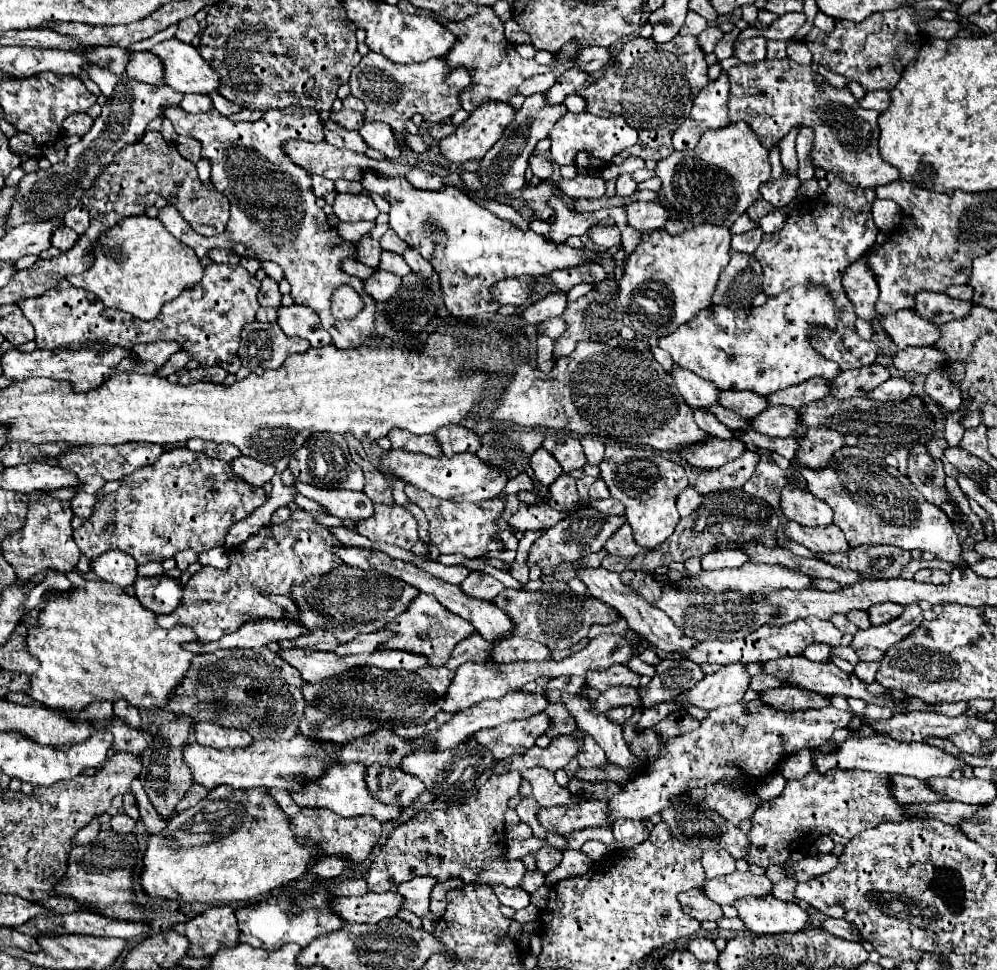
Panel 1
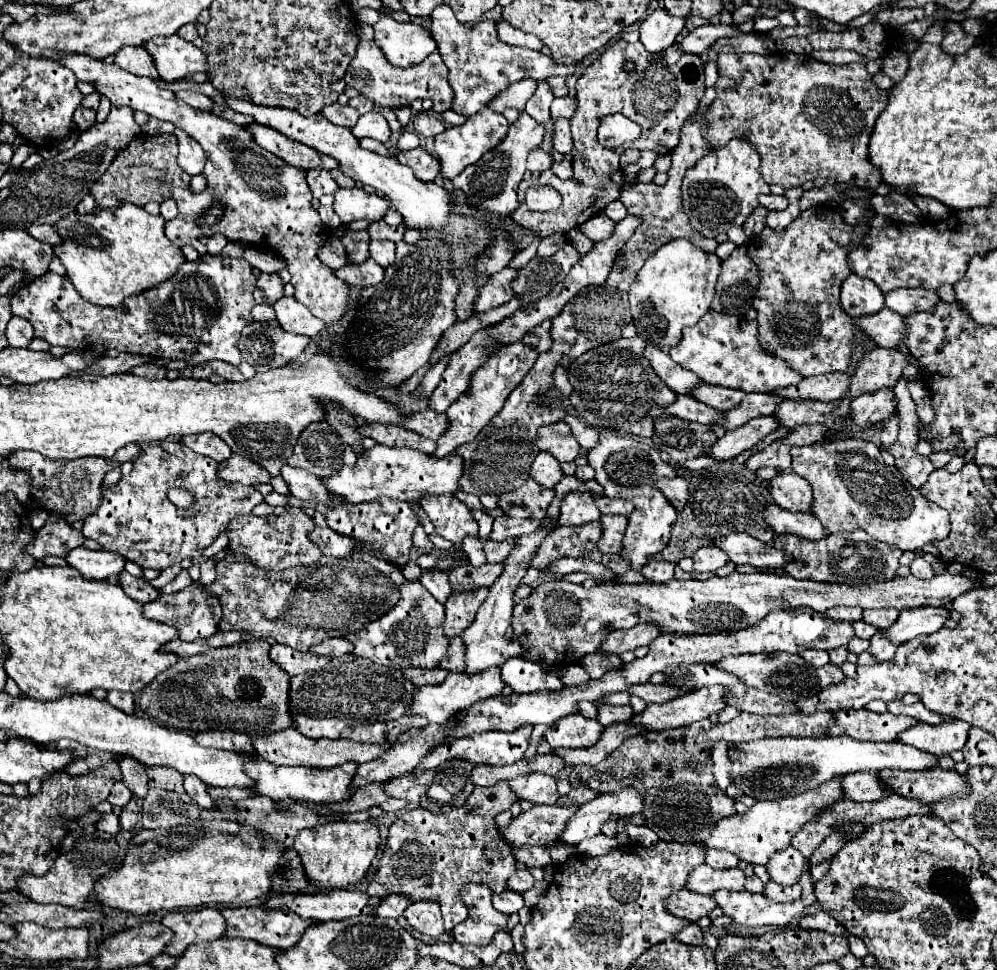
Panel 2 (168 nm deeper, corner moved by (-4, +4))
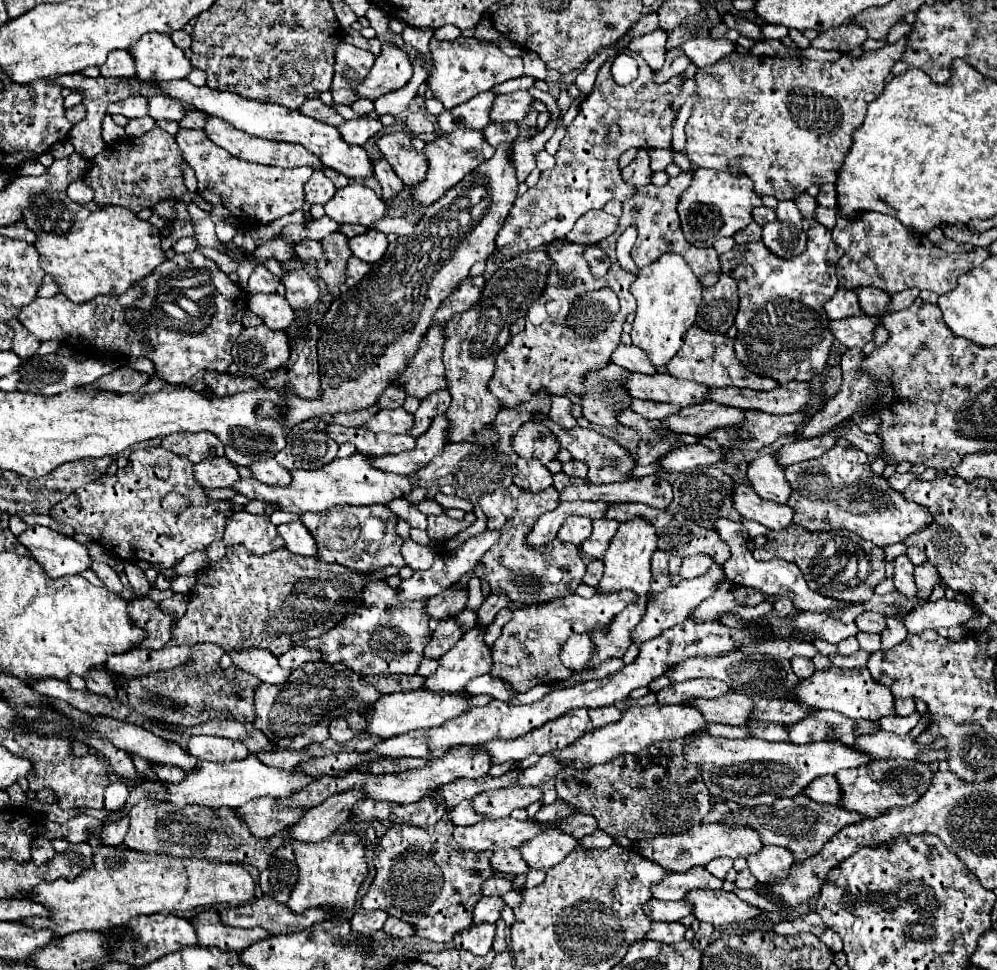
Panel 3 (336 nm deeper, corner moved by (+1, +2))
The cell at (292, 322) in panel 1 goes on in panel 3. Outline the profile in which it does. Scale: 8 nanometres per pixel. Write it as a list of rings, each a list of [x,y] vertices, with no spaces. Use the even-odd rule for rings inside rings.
[[[254,294],[248,298],[248,308],[272,330],[286,330],[296,318],[294,310],[280,294]]]

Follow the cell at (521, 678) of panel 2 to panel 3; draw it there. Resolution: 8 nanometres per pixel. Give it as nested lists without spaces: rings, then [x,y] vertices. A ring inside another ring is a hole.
[[[478,676],[476,680],[470,680],[470,684],[466,684],[464,688],[466,692],[478,696],[478,694],[490,694],[496,700],[506,700],[510,702],[512,698],[516,698],[520,692],[516,688],[510,688],[510,684],[502,684],[502,680],[498,680],[498,676]]]

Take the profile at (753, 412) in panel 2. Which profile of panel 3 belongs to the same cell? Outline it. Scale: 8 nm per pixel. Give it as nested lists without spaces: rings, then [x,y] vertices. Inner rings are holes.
[[[704,402],[692,408],[682,408],[670,418],[664,418],[662,424],[674,432],[694,434],[694,436],[708,436],[712,430],[728,428],[742,422],[746,410],[742,408],[726,408],[724,404]]]

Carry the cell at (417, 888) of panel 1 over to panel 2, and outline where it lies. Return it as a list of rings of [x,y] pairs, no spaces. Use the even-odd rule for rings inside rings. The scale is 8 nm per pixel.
[[[391,894],[381,900],[379,908],[375,908],[373,914],[381,916],[381,918],[399,918],[407,906],[409,906],[409,902],[405,898],[399,898],[399,894]]]

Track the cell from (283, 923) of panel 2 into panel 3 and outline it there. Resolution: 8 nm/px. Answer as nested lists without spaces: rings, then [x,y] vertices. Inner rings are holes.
[[[216,908],[200,912],[196,918],[192,918],[192,922],[198,934],[200,946],[216,946],[222,950],[248,948],[248,944],[254,944],[258,940],[266,940],[272,936],[270,932],[264,932],[264,928],[224,926],[222,920],[218,920]]]

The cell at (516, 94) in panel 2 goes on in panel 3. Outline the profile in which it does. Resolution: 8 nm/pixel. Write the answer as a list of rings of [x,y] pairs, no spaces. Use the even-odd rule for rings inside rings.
[[[488,90],[474,96],[466,104],[460,104],[452,110],[444,110],[438,116],[440,130],[448,134],[458,128],[486,128],[490,124],[490,104],[494,104],[496,98],[498,94]]]

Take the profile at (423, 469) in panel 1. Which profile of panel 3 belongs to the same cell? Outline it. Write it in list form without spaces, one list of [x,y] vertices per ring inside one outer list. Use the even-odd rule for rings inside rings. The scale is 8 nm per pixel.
[[[356,452],[350,458],[336,458],[324,468],[318,470],[294,470],[292,482],[284,488],[262,484],[254,478],[242,478],[232,488],[240,494],[252,498],[252,500],[264,500],[274,502],[284,512],[294,514],[306,514],[306,512],[324,512],[332,506],[360,506],[360,504],[390,504],[396,498],[402,498],[404,494],[412,492],[412,480],[410,476],[394,476],[392,472],[382,472],[372,466],[374,456],[362,456]]]

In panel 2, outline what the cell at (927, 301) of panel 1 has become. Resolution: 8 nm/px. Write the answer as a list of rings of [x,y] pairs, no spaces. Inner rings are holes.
[[[899,288],[899,290],[891,290],[885,296],[885,308],[907,316],[915,310],[931,310],[931,306],[935,306],[935,302],[939,300],[939,296],[933,290],[923,290],[923,288]]]

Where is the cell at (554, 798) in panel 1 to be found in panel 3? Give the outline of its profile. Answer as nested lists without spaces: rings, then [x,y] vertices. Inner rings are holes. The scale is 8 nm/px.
[[[512,786],[512,788],[498,788],[498,790],[486,790],[478,796],[472,798],[474,810],[490,820],[506,818],[514,808],[526,808],[532,802],[542,802],[542,788],[522,788],[522,786]]]

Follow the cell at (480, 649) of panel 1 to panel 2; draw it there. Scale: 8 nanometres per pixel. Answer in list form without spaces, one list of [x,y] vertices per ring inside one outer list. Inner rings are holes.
[[[453,638],[449,648],[447,648],[447,656],[443,656],[443,660],[439,662],[439,668],[447,670],[447,672],[461,672],[463,668],[463,642],[461,638]]]

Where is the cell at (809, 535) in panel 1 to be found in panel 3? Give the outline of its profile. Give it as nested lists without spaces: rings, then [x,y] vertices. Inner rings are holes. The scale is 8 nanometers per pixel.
[[[738,484],[734,492],[734,508],[742,514],[742,518],[756,520],[762,526],[770,530],[782,530],[792,524],[794,510],[790,510],[786,504],[774,504],[768,500],[762,500],[750,486]]]

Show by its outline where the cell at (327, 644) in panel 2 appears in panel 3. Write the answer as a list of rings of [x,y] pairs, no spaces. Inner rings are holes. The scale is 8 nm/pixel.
[[[296,646],[296,648],[292,648],[280,656],[280,666],[288,668],[288,670],[296,670],[298,666],[302,666],[306,662],[318,662],[318,660],[322,660],[322,656],[314,648]]]

